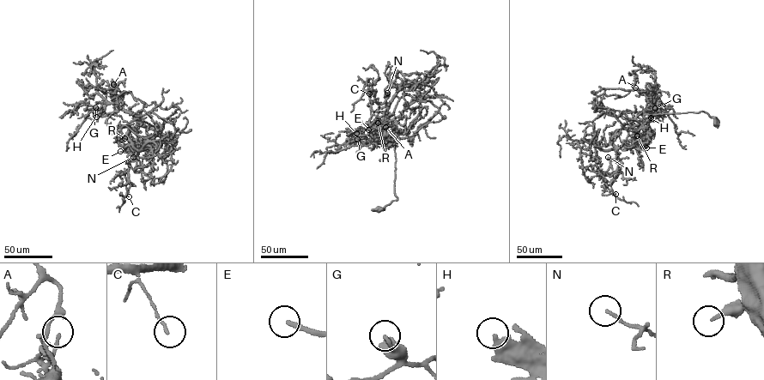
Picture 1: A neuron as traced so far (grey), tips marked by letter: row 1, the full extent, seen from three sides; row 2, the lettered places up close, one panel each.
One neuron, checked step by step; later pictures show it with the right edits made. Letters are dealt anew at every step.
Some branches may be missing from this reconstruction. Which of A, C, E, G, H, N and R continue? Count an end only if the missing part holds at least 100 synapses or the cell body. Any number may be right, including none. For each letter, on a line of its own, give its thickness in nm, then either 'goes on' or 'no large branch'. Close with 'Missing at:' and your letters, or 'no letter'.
A: 140 nm | no large branch
C: 110 nm | no large branch
E: 180 nm | no large branch
G: 150 nm | no large branch
H: 280 nm | goes on
N: 130 nm | no large branch
R: 240 nm | goes on
Missing at: H, R

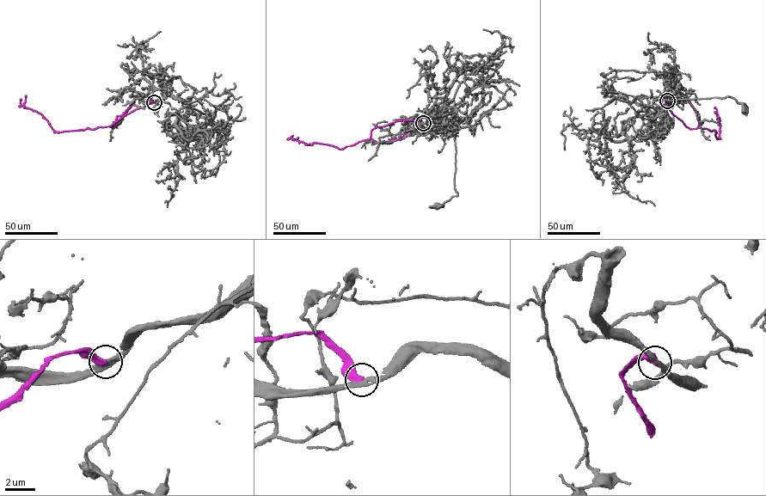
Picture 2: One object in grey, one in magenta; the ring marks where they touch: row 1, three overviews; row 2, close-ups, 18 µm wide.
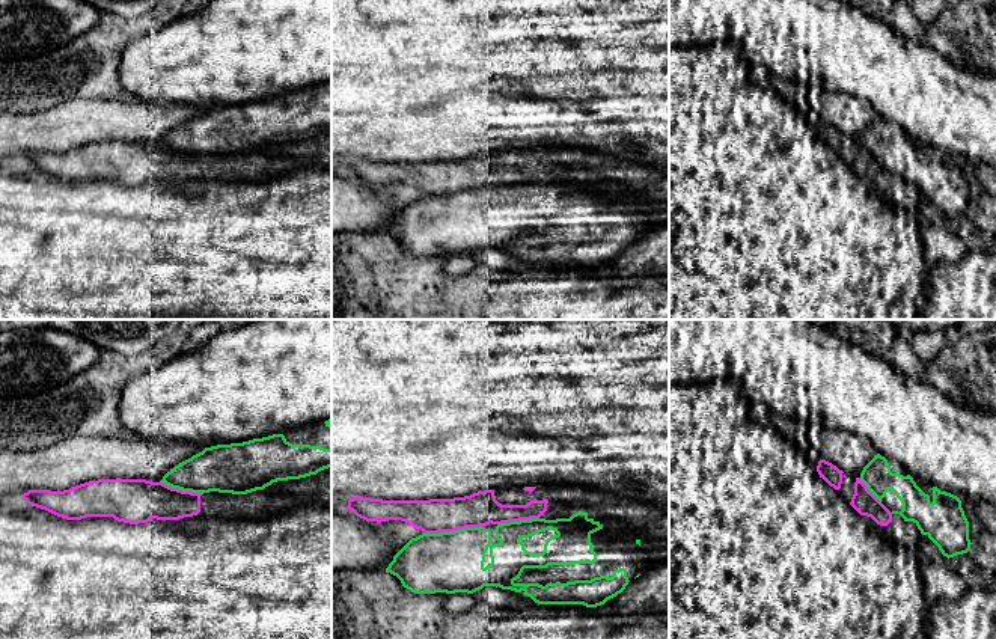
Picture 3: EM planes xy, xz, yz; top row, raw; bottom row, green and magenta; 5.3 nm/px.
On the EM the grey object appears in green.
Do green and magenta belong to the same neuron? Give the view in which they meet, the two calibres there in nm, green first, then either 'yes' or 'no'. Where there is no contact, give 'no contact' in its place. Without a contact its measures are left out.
meets green in xz; 320 nm thick on the green side, 190 nm on the other; no

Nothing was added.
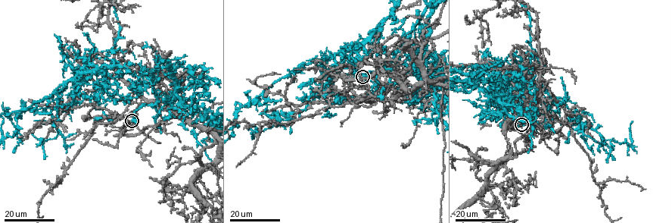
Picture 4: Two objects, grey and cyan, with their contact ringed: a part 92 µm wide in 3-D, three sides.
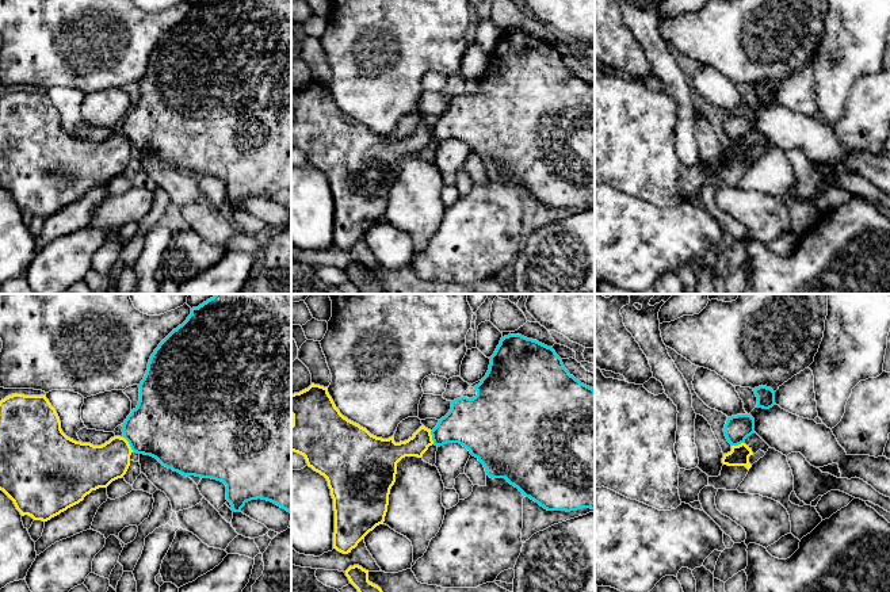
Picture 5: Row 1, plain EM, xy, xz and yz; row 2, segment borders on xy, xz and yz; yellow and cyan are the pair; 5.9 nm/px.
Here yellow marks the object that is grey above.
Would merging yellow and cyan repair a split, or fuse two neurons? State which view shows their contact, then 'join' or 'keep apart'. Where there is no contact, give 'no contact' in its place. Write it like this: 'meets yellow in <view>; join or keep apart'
meets yellow in xy; keep apart

